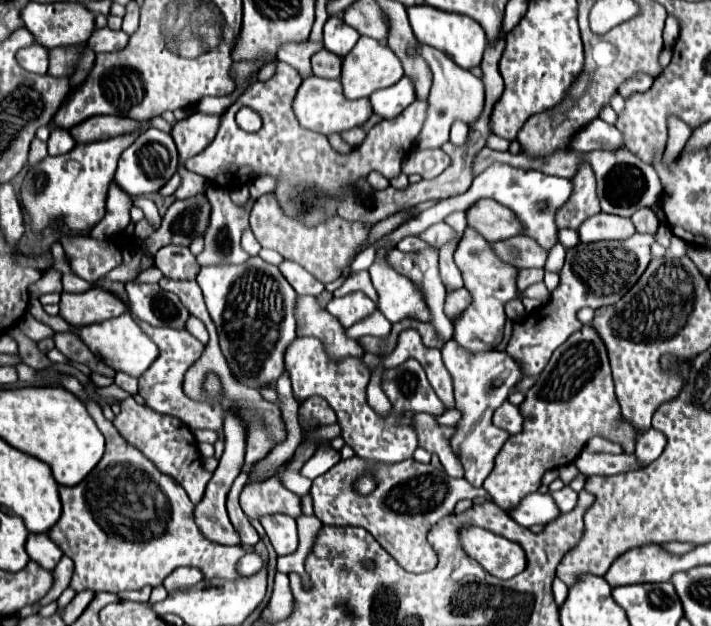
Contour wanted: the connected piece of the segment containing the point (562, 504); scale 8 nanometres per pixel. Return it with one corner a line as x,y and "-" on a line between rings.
563,487
561,491
551,491
553,501
557,501
557,507
561,509
561,513
571,511
577,503
577,493
571,487

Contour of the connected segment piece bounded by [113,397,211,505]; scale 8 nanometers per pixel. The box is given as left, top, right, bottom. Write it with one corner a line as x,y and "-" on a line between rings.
127,397
121,403
121,413
115,417
113,425
121,433
121,437
129,445
139,449
161,473
179,481
195,505
201,501
201,497
205,493
205,485
211,479
211,473
203,469
199,451
195,447
197,441
185,423
181,423
177,417
155,413
147,405
137,405
133,397

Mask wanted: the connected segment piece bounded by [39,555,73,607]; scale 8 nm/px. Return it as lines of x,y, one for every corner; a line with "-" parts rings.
63,555
61,561
57,563
57,567
53,569
53,575
55,575
55,585
53,585
53,589
49,589
49,593
39,601
41,607
47,605
47,603
51,603
51,601
55,601
55,599
59,597
59,593
61,593
65,587
69,587
69,581
71,581
71,575
73,575
73,561
71,561
67,555

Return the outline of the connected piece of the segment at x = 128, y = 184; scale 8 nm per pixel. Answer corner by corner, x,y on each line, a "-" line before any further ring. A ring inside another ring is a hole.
151,127
145,133
141,133
137,137
137,141
121,153
119,167
115,173
115,183
123,191
127,191
131,197
155,193
175,175
177,167
179,167
179,161
177,161
177,147
173,143
173,137
169,133
163,133
155,127

